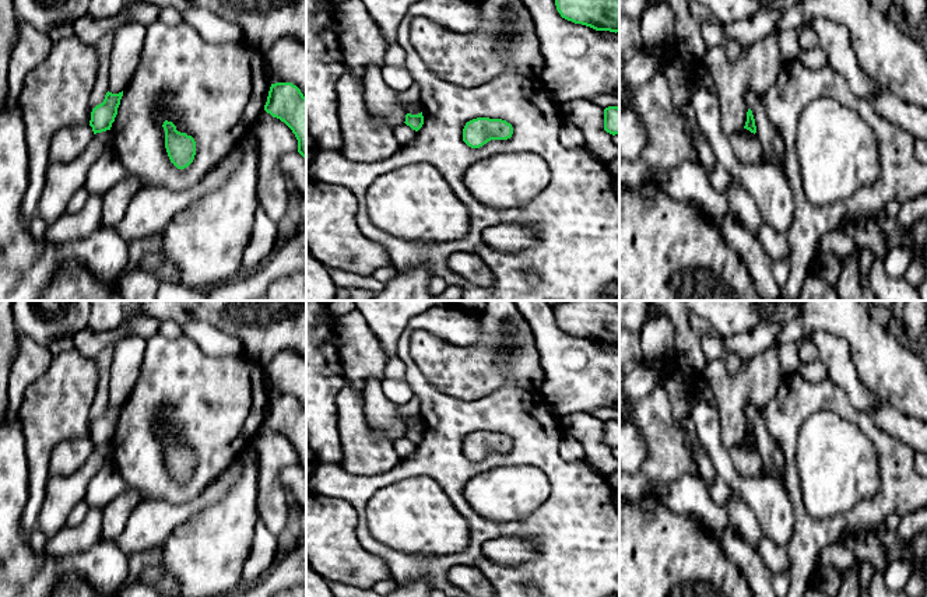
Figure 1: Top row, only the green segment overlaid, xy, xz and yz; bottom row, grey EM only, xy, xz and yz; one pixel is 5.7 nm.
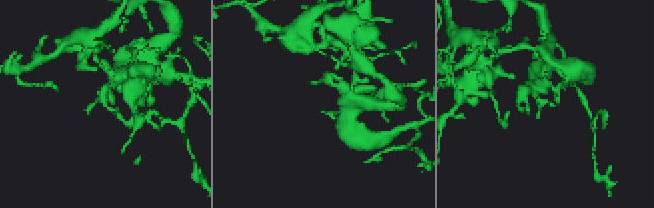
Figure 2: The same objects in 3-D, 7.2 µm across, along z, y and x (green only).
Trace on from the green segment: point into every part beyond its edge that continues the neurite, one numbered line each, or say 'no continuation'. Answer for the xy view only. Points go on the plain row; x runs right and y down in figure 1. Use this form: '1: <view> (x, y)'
1: xy (69, 456)

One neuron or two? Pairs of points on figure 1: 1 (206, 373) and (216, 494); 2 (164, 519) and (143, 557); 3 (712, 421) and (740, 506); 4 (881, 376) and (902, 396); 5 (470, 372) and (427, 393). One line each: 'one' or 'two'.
1: two
2: two
3: two
4: one
5: two

